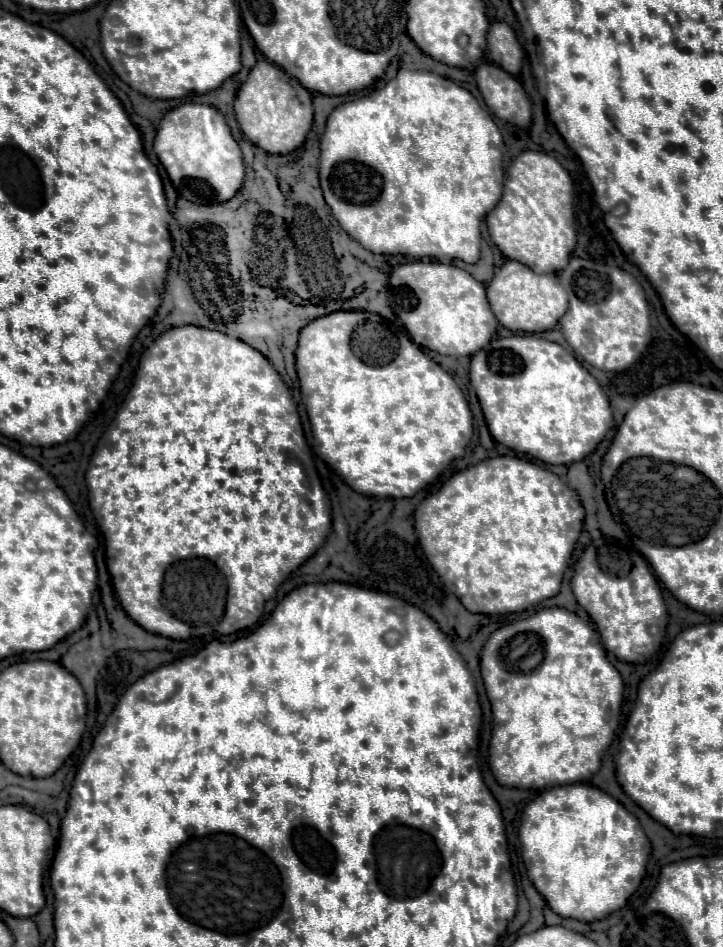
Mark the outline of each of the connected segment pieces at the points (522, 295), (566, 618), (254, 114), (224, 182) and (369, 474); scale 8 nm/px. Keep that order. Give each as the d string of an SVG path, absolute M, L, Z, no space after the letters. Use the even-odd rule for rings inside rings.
M506 260L488 284L488 302L494 316L504 328L518 332L544 332L552 330L568 310L568 294L558 282L556 274L534 274L528 266Z
M546 608L540 610L524 620L510 622L502 628L498 628L488 642L482 648L482 658L480 658L480 668L482 668L482 680L492 704L492 716L494 716L494 726L492 726L492 740L490 740L490 768L494 778L502 786L514 786L514 788L532 788L532 790L542 790L550 786L560 786L560 784L576 784L576 782L588 782L594 772L600 768L600 754L608 748L608 744L614 738L614 730L618 728L620 720L620 704L622 704L622 676L618 670L608 662L606 650L598 640L598 634L574 612L564 610L564 608Z
M260 60L250 70L246 82L238 90L234 110L244 136L270 154L288 154L302 146L314 116L312 94L268 60Z
M186 102L166 112L154 138L154 154L166 168L178 194L196 204L230 200L244 180L240 146L232 138L224 116L206 104Z
M338 310L338 312L330 312L326 316L314 318L310 324L306 324L300 330L300 340L298 340L298 348L296 348L296 370L298 370L298 378L300 378L302 400L308 410L308 418L310 418L314 438L320 448L320 456L346 480L346 484L352 490L356 490L364 496L382 496L382 498L414 496L418 490L432 484L454 458L460 458L472 438L472 414L470 414L468 402L466 402L462 390L458 388L458 384L454 382L454 378L440 364L430 360L420 350L420 346L410 340L410 336L404 330L396 330L390 322L386 322L378 314L372 314L366 310L358 310L358 312L356 310L350 310L350 312Z

